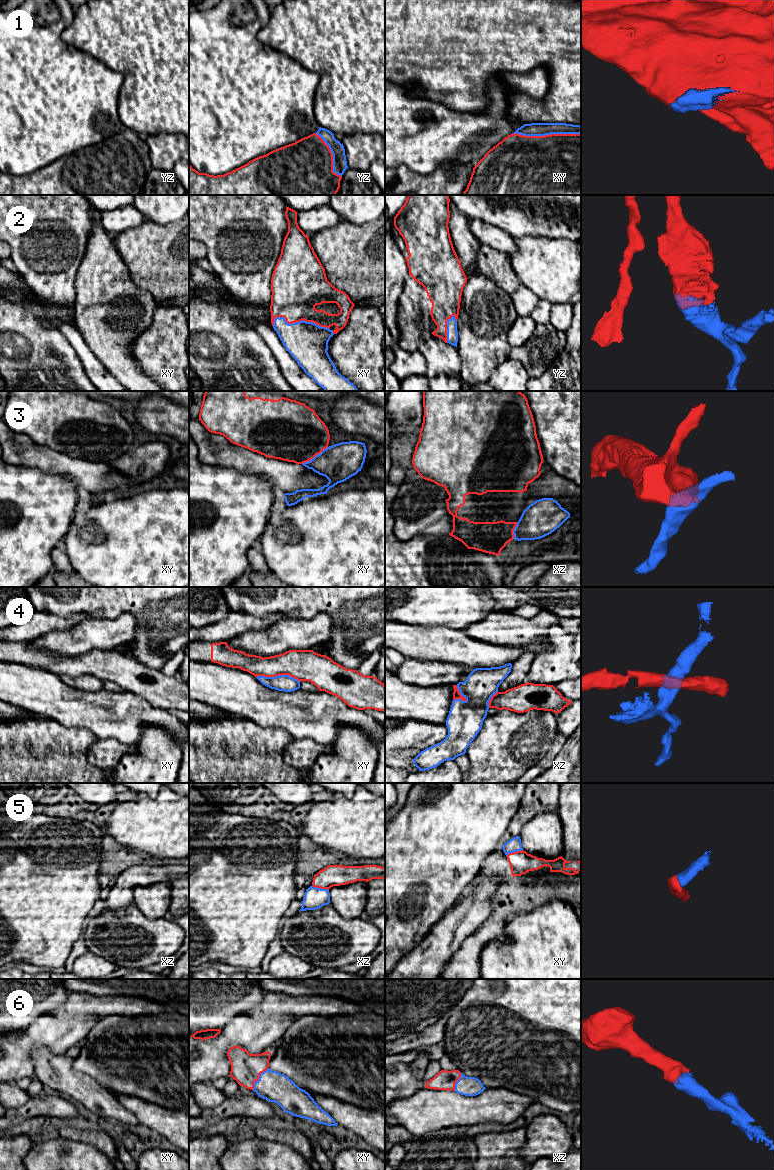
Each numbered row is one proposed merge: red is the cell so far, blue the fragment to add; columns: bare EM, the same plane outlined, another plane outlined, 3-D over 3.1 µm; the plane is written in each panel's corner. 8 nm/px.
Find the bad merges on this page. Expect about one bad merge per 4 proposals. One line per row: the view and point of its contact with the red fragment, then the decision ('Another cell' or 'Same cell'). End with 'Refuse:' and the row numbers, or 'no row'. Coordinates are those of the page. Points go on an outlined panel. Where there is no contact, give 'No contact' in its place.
1: Touches red at xy (546, 135). Same cell
2: Touches red at xy (298, 321). Same cell
3: Touches red at xy (314, 456). Another cell
4: Touches red at xy (278, 675). Another cell
5: Touches red at xz (320, 887). Same cell
6: Touches red at xy (258, 1078). Same cell
Refuse: 3, 4

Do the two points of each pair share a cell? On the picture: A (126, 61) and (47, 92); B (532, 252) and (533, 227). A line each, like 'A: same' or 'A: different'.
A: different
B: different

